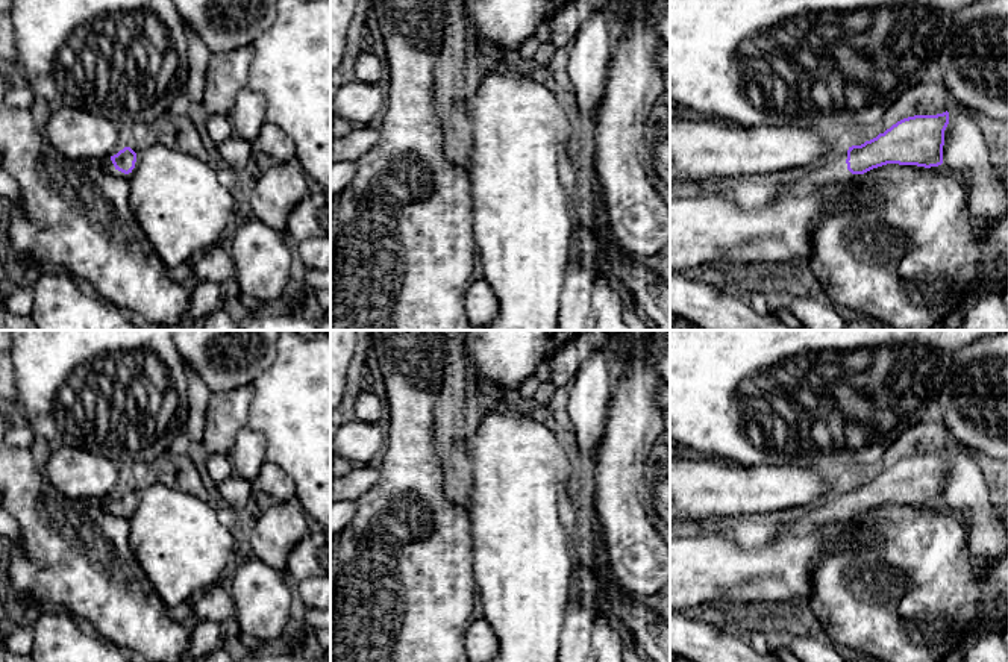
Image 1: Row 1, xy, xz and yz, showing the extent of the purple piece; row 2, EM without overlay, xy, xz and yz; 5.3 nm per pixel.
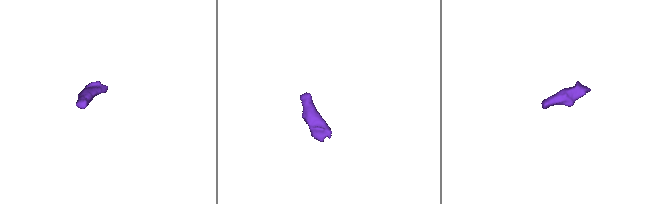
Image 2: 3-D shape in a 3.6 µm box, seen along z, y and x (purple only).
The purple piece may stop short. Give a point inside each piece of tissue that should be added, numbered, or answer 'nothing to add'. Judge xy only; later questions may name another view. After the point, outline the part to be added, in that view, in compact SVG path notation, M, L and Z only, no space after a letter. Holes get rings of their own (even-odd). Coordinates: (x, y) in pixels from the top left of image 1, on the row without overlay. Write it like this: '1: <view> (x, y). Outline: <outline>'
1: xy (108, 503). Outline: M108 497L108 498L103 500L103 506L105 506L106 511L109 511L109 512L112 512L112 514L115 514L115 515L129 517L129 514L124 514L124 512L118 511L118 509L114 506L111 497Z

